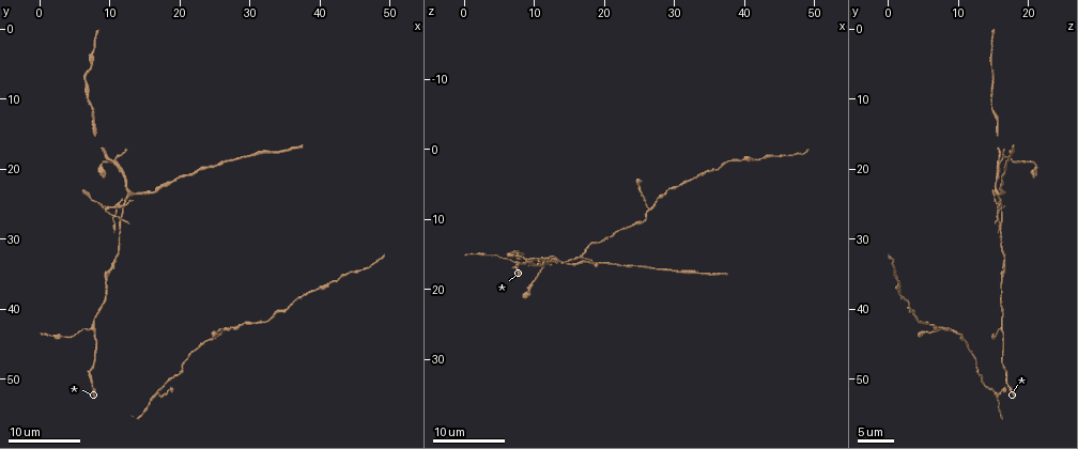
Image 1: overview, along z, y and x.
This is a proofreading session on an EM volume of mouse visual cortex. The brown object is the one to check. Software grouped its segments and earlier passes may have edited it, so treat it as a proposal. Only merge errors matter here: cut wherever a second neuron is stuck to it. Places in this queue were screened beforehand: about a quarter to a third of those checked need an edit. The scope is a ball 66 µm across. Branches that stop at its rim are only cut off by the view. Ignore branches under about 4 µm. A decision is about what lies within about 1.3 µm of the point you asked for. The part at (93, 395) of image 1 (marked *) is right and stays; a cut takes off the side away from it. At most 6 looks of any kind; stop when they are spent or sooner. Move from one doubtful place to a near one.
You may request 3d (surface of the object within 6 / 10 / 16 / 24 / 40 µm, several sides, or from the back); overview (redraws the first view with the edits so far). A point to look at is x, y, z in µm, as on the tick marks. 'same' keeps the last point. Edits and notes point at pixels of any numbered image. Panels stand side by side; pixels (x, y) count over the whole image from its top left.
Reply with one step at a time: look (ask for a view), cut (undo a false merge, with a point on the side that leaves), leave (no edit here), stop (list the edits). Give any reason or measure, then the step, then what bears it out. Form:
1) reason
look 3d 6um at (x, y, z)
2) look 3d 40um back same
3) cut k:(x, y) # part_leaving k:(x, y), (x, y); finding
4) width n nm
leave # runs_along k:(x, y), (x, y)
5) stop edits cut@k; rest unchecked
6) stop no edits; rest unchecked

three arms meet
look 3d 24um at (7.5, 43.0, 16.0)

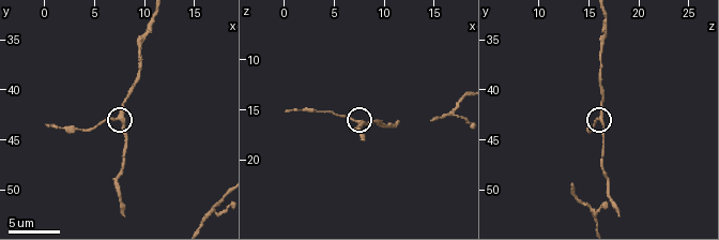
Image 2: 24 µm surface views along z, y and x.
look 3d 10um at (7.4, 42.8, 16.2)

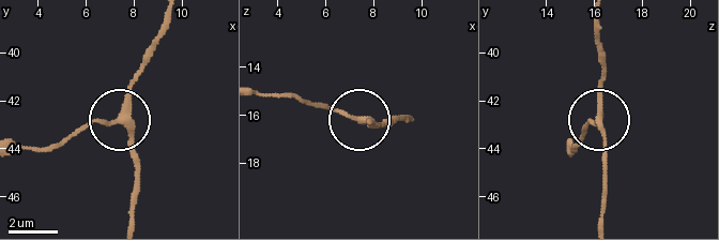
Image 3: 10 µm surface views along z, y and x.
width 240 nm
leave # runs_along 3:(368, 124), (294, 93); continuous, no second neuron

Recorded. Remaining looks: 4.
sudden change in width
look 3d 16um at (35.0, 40.5, 3.0)

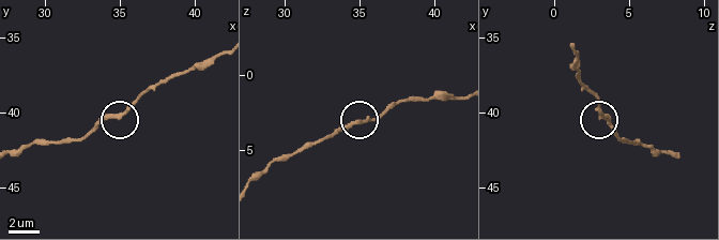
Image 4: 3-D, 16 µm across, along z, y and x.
look 3d 6um at (34.8, 40.2, 3.2)

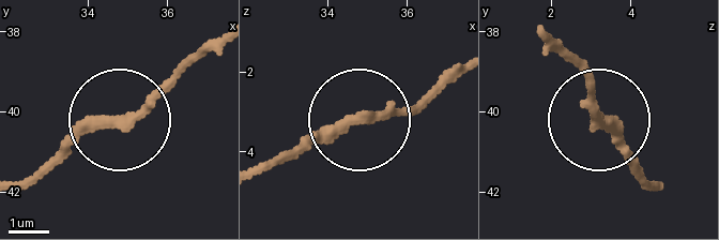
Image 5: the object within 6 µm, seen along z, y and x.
width 250 nm
leave # runs_along 5:(17, 188), (140, 109), (188, 61); all the same neuron

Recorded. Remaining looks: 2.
arms part here
look 3d 16um at (26.5, 43.0, 8.5)

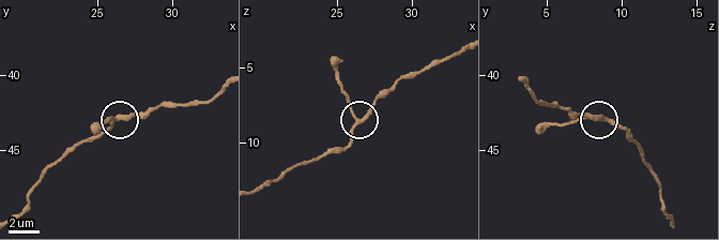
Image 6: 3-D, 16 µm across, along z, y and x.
zoom in
look 3d 10um at (26.6, 42.8, 8.6)

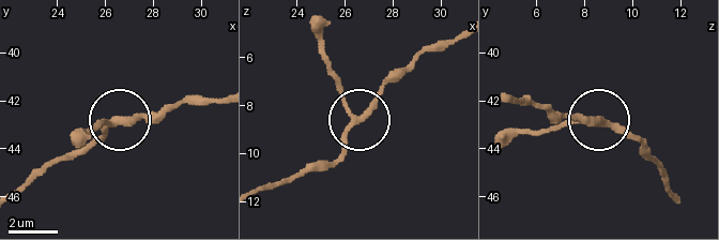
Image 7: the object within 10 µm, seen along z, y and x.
width 240 nm
leave # all the same neuron

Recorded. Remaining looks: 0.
stop no edits; rest unchecked

